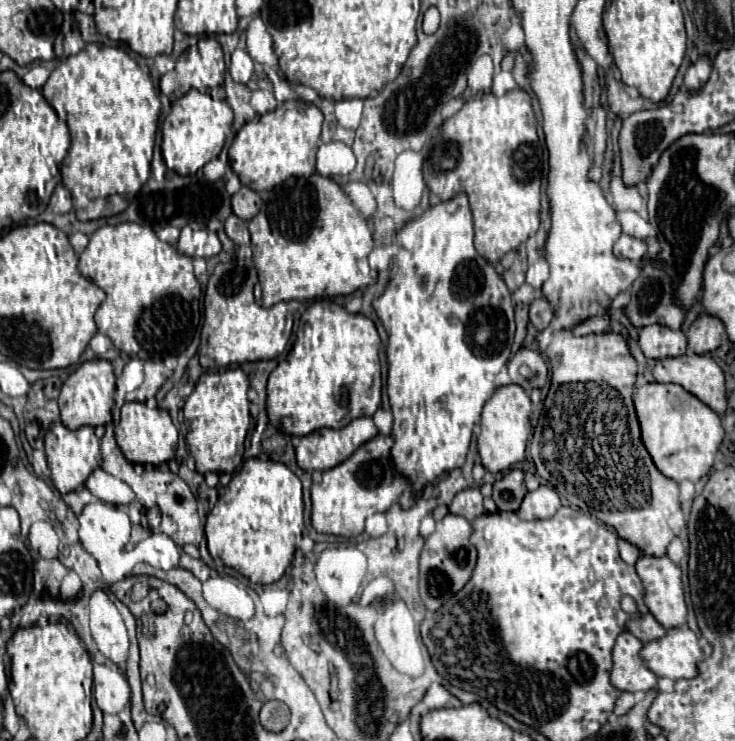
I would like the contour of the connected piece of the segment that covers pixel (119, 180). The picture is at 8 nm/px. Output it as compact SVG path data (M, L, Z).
M86 44L82 52L56 66L42 94L56 112L66 112L72 142L60 174L72 194L78 220L120 214L130 204L120 202L120 196L138 194L151 173L161 102L150 76L122 48Z

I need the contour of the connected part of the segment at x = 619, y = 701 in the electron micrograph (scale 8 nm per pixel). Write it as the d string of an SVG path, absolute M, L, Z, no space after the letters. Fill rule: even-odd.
M622 692L622 694L616 698L614 714L616 714L616 716L622 716L622 714L626 714L632 706L634 706L634 694L630 694L630 692Z

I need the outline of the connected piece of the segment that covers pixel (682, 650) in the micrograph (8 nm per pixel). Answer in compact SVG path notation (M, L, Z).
M670 628L660 640L650 640L640 650L644 664L660 678L694 678L698 674L698 662L704 658L698 644L698 636L688 628Z

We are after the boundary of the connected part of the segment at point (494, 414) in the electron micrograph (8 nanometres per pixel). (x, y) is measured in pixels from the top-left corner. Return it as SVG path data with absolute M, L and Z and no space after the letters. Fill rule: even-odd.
M508 384L502 388L496 388L492 398L484 404L482 416L480 416L480 434L478 434L478 452L482 458L482 464L492 474L508 470L512 464L524 460L528 436L532 432L530 426L530 396L520 388L518 384Z

